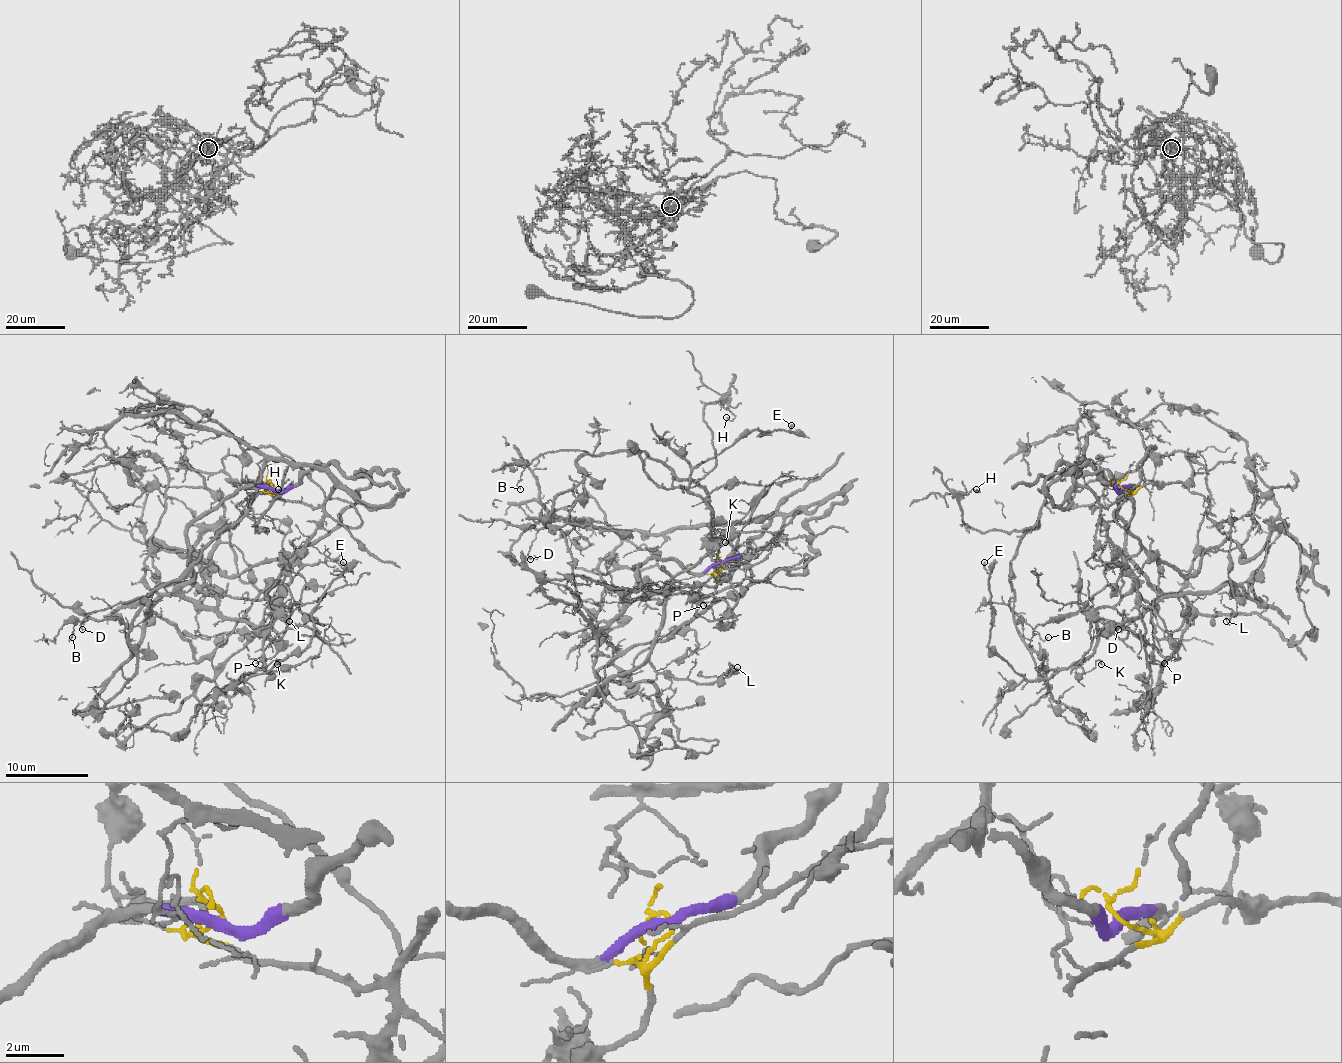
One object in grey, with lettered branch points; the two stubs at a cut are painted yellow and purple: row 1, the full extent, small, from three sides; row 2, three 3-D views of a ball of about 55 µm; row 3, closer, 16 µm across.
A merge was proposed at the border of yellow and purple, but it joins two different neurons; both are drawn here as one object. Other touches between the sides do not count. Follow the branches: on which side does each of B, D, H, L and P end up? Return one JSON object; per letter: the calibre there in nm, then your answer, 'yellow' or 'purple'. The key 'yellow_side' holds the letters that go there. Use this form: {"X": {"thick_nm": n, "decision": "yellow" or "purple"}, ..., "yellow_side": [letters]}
{"B": {"thick_nm": 110, "decision": "yellow"}, "D": {"thick_nm": 140, "decision": "purple"}, "H": {"thick_nm": 100, "decision": "yellow"}, "L": {"thick_nm": 110, "decision": "purple"}, "P": {"thick_nm": 120, "decision": "yellow"}, "yellow_side": ["B", "H", "P"]}

